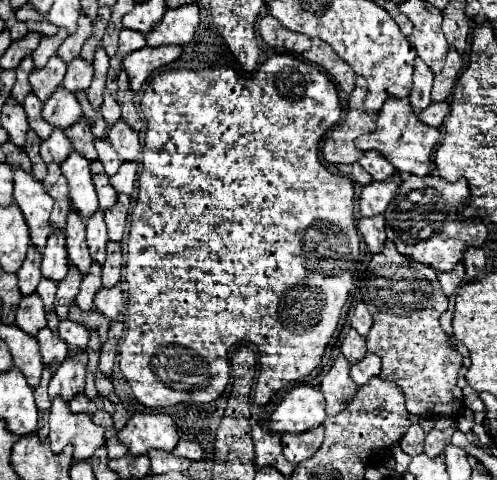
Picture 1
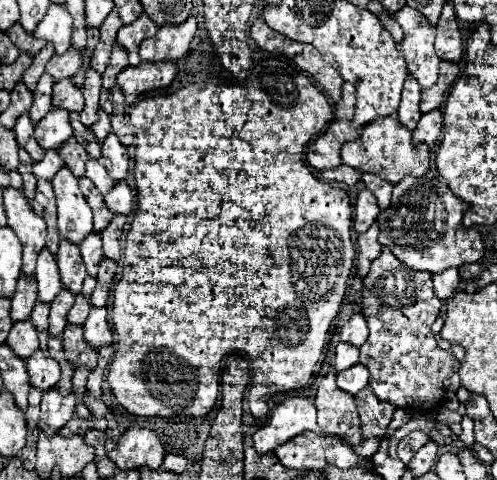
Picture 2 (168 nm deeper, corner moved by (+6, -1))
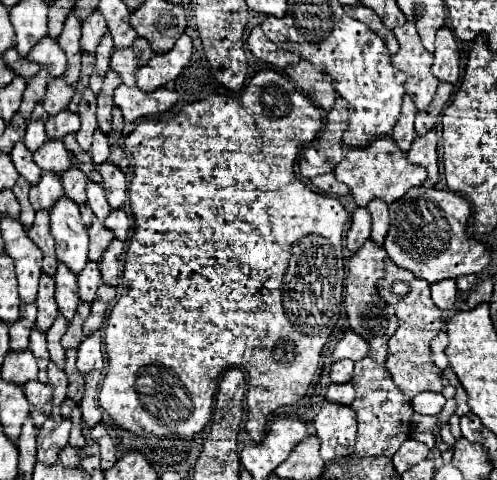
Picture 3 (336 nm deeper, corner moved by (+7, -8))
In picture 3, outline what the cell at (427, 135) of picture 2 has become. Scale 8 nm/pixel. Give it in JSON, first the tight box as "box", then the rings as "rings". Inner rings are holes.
{"box":[407,130,439,184],"rings":[[[429,130],[425,136],[417,136],[411,150],[407,152],[407,160],[413,164],[421,164],[429,172],[431,184],[439,180],[439,168],[437,168],[437,130]]]}

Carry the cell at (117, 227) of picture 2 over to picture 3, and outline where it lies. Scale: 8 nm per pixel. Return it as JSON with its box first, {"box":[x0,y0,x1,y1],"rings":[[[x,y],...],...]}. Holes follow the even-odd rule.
{"box":[99,238,125,286],"rings":[[[113,238],[109,248],[105,250],[105,256],[99,260],[99,270],[103,276],[103,282],[109,286],[119,284],[119,270],[121,270],[121,254],[125,252],[125,242],[119,238]]]}

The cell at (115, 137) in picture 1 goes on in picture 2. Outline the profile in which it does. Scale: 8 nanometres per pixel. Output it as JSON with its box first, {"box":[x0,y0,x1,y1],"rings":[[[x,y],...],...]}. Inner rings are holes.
{"box":[102,133,128,183],"rings":[[[110,133],[102,145],[102,165],[108,169],[108,175],[114,183],[120,183],[128,177],[128,149],[118,141],[114,133]]]}

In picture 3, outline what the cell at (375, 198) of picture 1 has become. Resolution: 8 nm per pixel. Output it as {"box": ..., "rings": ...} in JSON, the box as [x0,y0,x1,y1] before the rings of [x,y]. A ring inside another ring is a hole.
{"box":[347,206,371,252],"rings":[[[359,206],[351,218],[351,228],[347,232],[347,248],[351,252],[357,252],[369,236],[371,236],[371,216],[367,208]]]}

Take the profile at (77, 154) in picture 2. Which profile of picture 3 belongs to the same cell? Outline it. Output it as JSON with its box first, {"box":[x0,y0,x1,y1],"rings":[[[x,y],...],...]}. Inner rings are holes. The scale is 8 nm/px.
{"box":[61,166,87,204],"rings":[[[71,166],[69,172],[63,172],[61,174],[61,182],[63,182],[63,190],[65,194],[77,202],[77,204],[85,204],[85,184],[87,184],[87,176],[77,168],[77,166]]]}

